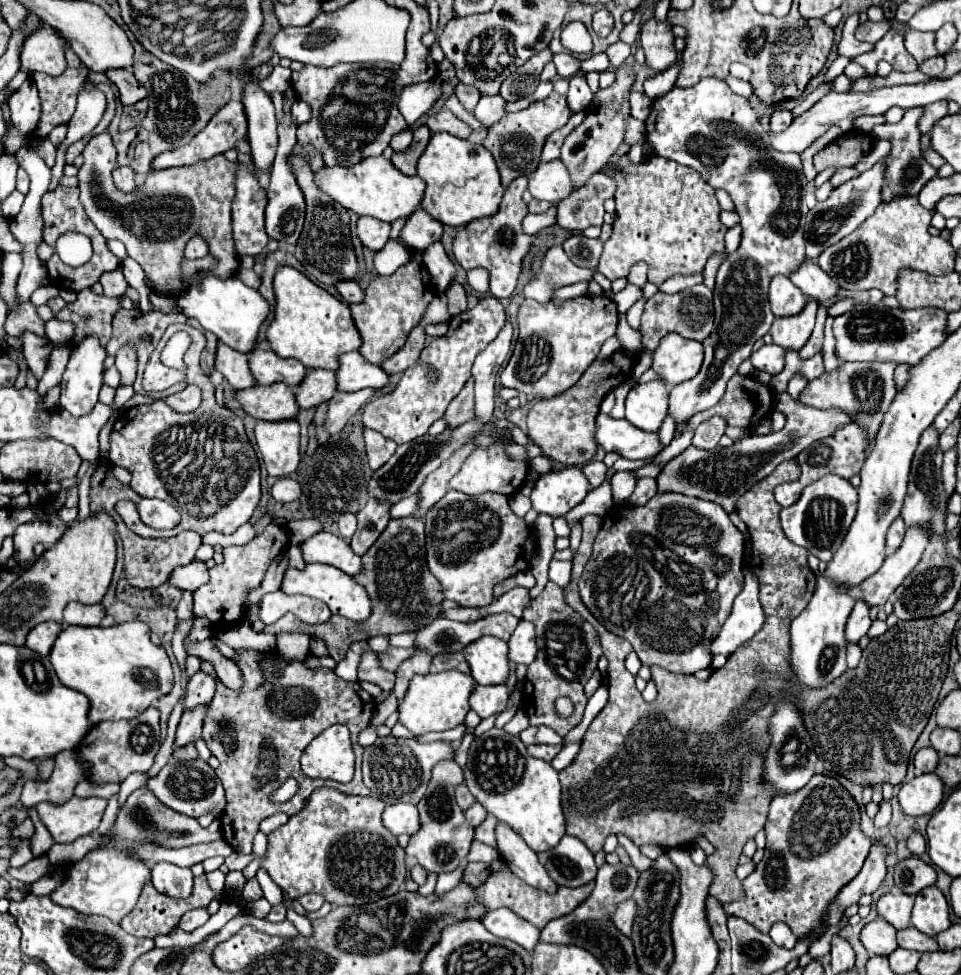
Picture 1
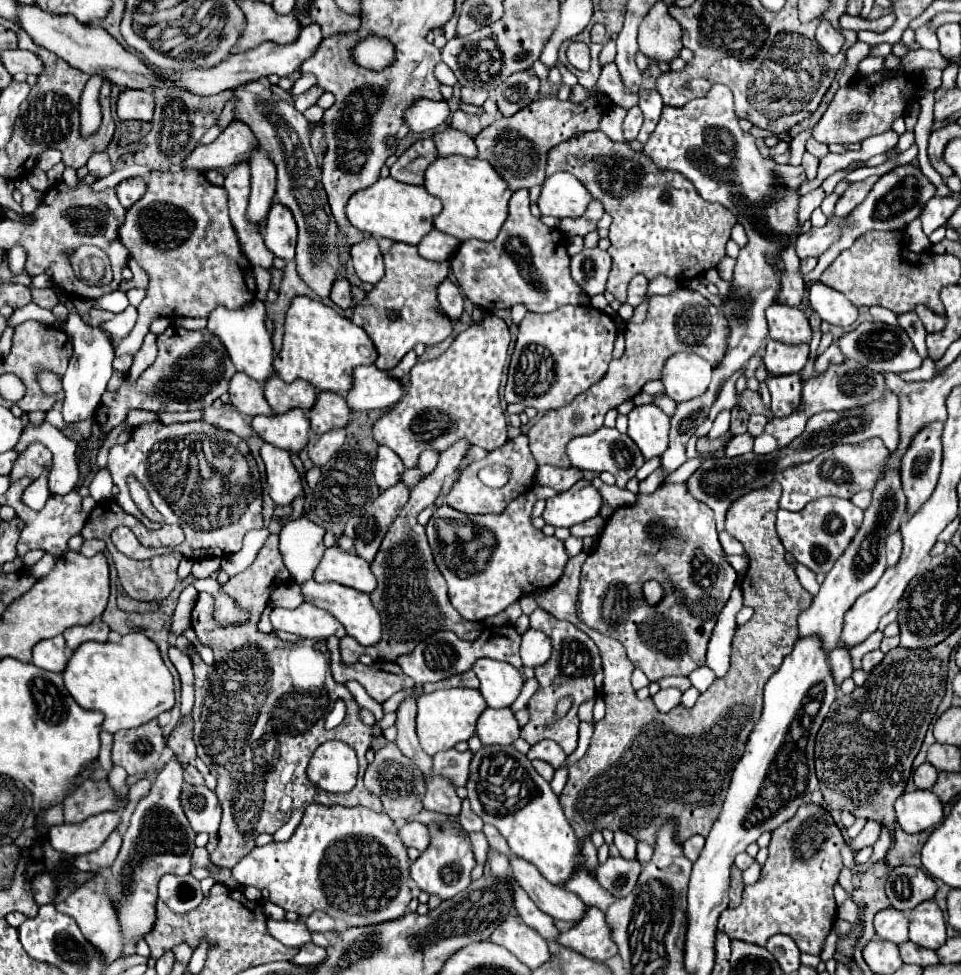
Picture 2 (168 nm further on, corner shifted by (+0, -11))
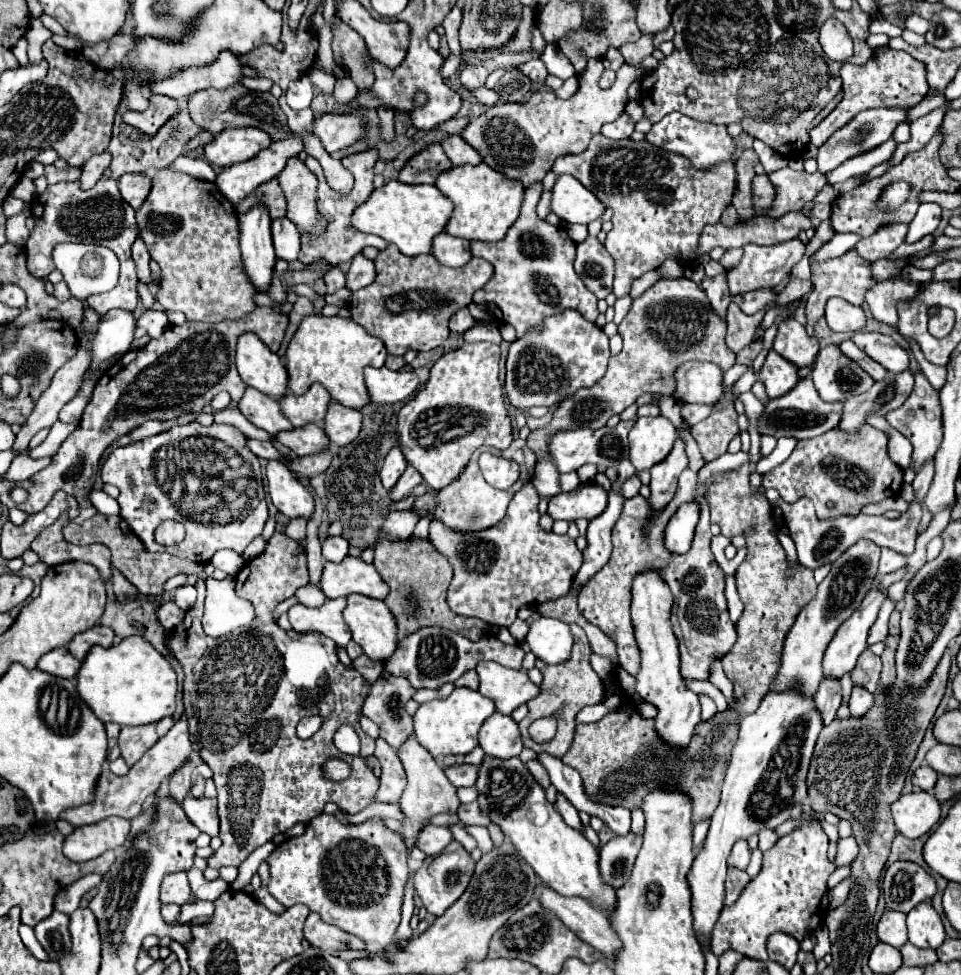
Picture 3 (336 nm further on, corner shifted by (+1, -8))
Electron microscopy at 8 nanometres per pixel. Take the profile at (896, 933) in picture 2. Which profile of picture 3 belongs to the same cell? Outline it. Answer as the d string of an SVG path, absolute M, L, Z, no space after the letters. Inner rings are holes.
M885 910L877 924L877 936L881 942L891 944L895 948L901 948L907 942L907 926L905 926L905 914Z

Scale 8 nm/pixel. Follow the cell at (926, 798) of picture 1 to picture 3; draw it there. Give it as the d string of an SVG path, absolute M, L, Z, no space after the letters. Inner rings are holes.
M911 792L893 802L891 814L899 834L919 838L939 822L941 808L931 792Z

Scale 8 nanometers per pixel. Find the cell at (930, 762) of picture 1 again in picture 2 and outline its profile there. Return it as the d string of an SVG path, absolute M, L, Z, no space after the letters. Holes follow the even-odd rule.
M928 761L922 763L916 771L914 771L914 783L918 789L932 789L932 785L938 779L938 769L932 767Z

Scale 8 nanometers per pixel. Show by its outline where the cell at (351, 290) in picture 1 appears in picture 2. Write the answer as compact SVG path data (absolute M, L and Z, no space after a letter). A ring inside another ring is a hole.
M338 277L336 283L334 283L334 287L332 287L330 299L332 299L338 307L342 307L342 309L350 309L350 307L352 307L352 285L350 285L346 279Z

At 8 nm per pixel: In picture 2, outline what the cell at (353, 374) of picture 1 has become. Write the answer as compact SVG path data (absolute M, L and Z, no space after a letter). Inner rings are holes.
M376 365L356 367L352 381L352 389L346 395L346 403L352 411L388 409L402 397L400 381L390 379L390 375Z

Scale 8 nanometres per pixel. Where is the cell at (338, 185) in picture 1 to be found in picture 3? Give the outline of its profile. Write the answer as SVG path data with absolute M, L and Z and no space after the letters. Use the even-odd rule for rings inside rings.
M391 180L373 190L369 200L355 210L353 226L395 244L405 256L417 256L431 252L431 242L445 230L451 212L453 202L435 186L405 186L399 180Z

